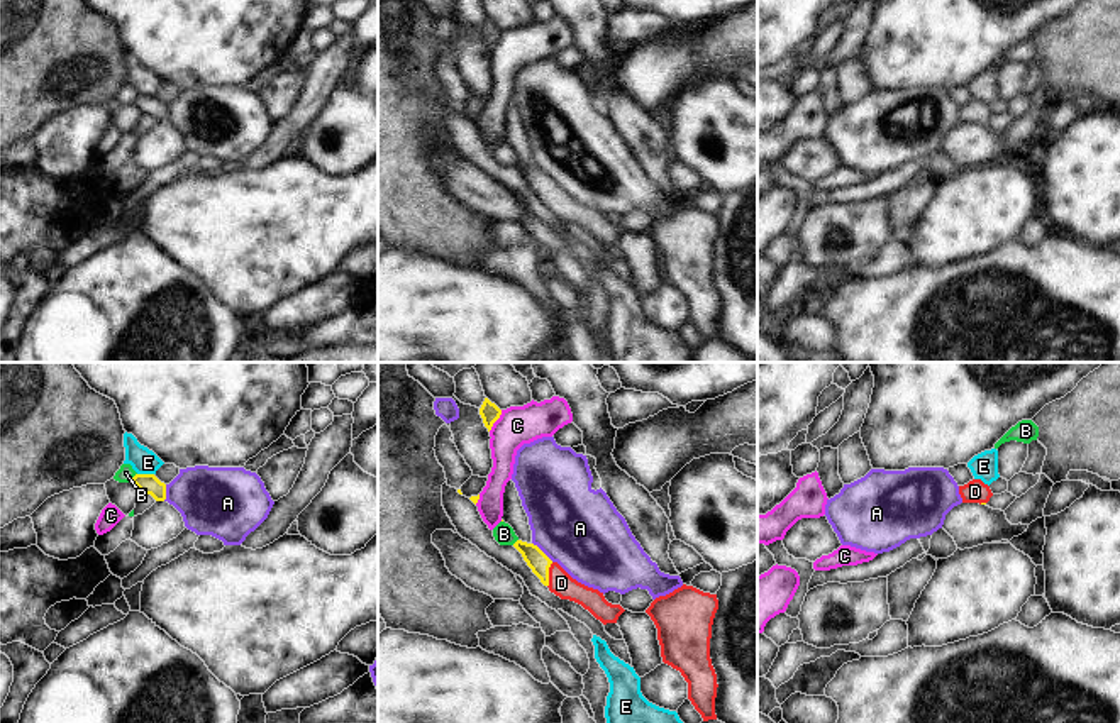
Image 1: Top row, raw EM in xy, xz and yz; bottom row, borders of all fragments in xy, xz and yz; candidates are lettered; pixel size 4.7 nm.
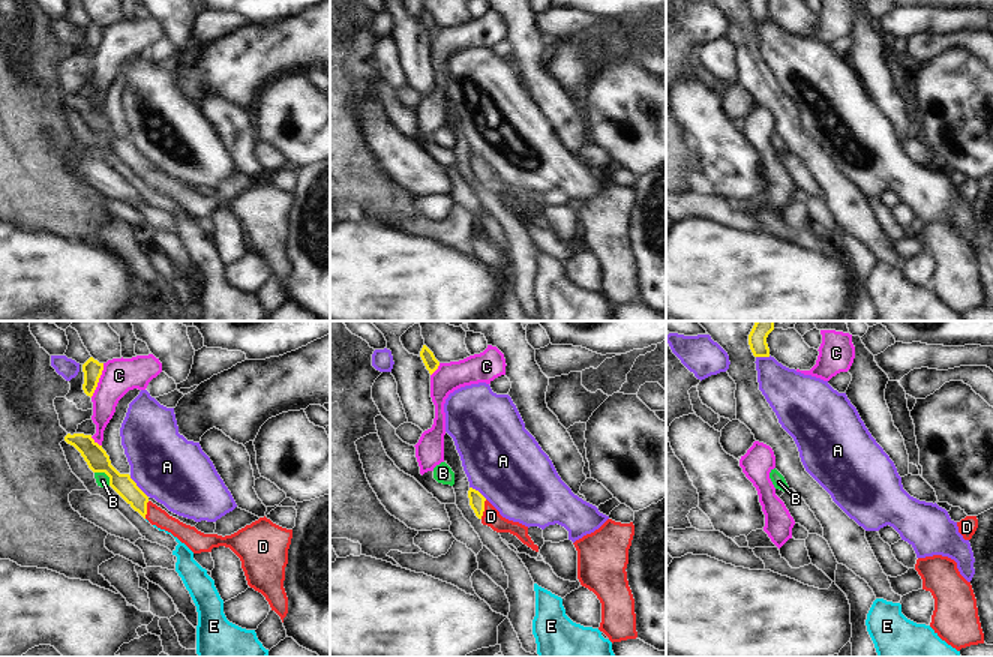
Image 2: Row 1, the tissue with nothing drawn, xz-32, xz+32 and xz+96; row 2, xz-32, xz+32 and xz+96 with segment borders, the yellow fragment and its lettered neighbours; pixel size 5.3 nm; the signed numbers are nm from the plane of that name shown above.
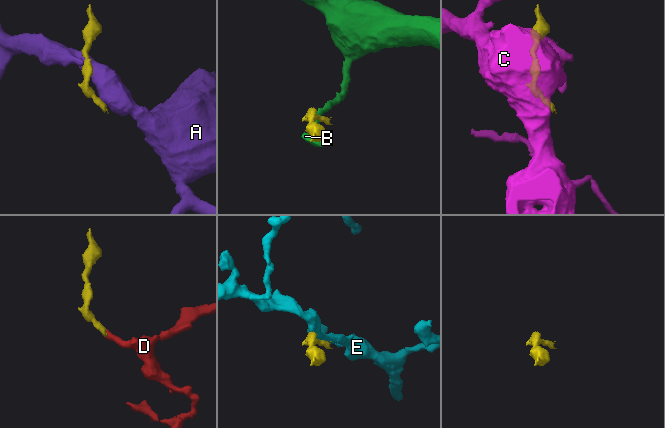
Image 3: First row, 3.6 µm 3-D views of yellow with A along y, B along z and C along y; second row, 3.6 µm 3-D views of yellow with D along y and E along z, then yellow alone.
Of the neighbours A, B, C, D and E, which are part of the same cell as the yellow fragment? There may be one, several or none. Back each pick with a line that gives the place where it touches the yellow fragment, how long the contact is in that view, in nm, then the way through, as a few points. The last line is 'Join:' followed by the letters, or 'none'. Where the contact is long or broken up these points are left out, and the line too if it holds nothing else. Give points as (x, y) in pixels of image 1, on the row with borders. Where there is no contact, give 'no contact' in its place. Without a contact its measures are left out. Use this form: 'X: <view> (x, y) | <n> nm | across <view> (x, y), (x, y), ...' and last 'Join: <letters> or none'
D: xz (548, 574) | 120 nm | across xz (537, 561), (548, 574), (561, 583)
Join: D

